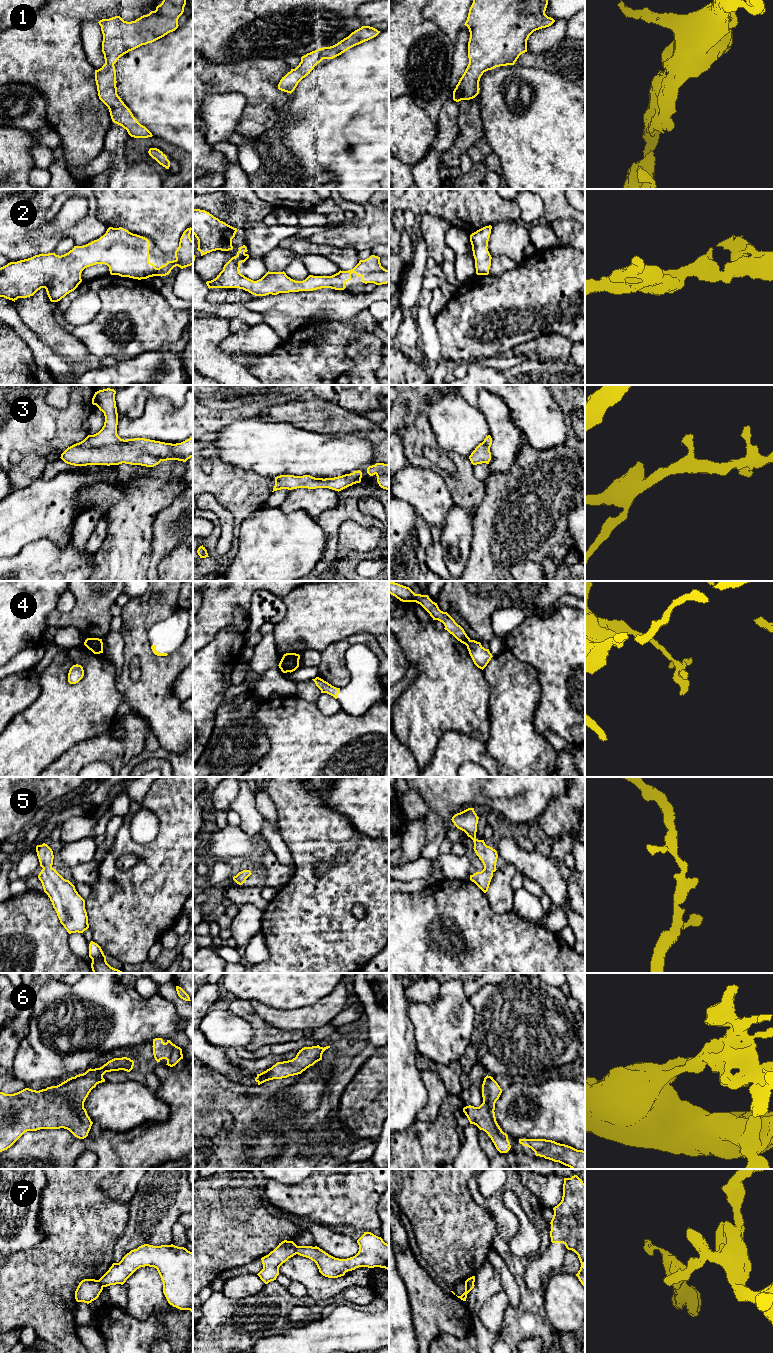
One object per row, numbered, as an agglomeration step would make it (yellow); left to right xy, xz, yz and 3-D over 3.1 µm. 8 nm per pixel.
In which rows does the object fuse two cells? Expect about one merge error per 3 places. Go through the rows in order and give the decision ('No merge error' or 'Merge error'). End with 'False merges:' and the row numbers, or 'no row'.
1: No merge error
2: No merge error
3: No merge error
4: Merge error
5: No merge error
6: No merge error
7: Merge error
False merges: 4, 7

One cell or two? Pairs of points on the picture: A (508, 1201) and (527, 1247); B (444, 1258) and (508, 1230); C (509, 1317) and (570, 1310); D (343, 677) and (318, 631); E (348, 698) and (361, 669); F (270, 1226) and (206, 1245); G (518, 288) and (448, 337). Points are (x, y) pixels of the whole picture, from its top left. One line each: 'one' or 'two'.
A: one
B: two
C: two
D: two
E: one
F: one
G: one

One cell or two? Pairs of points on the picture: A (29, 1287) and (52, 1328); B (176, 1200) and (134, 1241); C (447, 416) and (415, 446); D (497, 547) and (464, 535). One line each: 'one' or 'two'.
A: one
B: one
C: two
D: two

